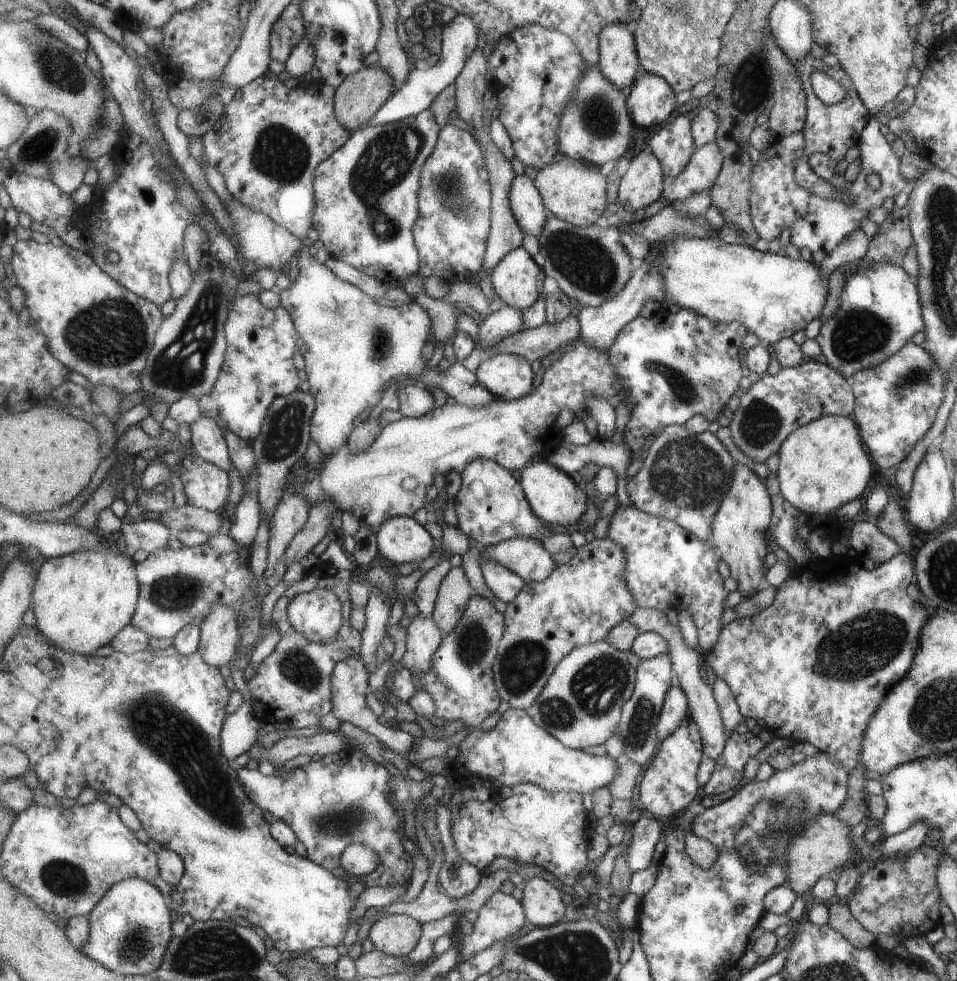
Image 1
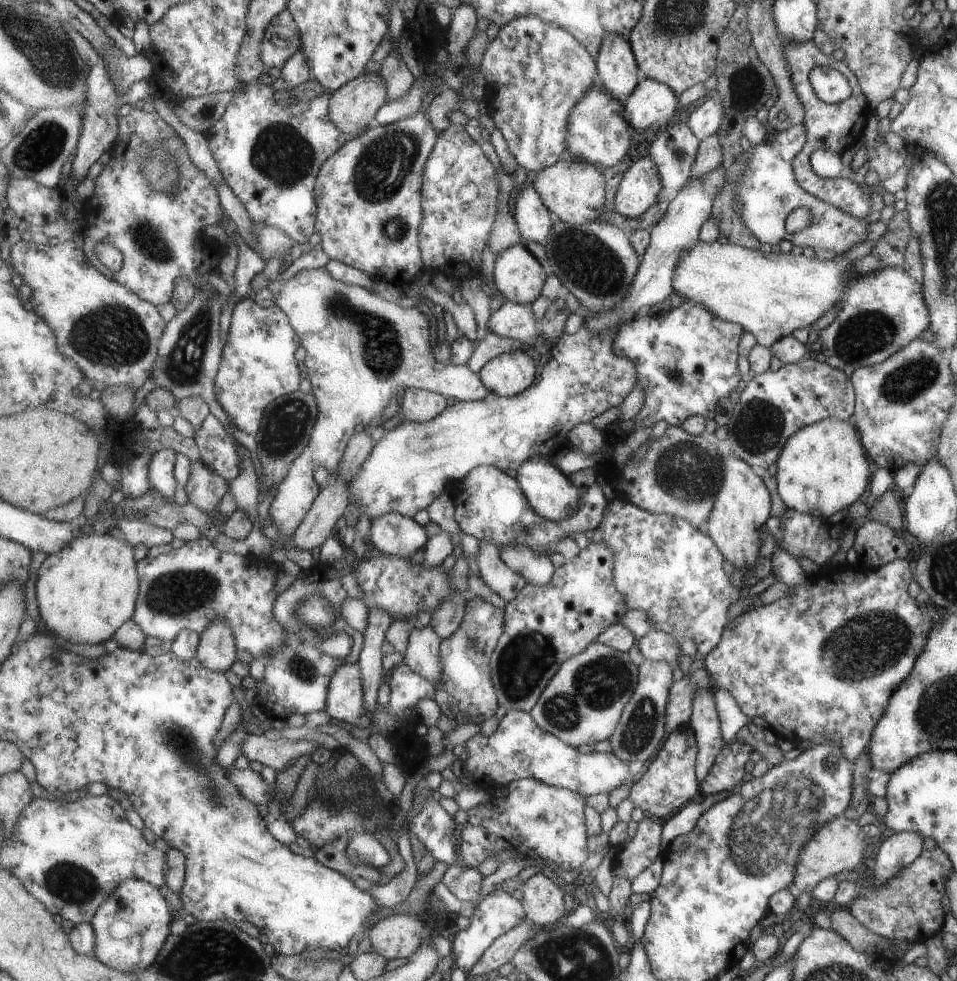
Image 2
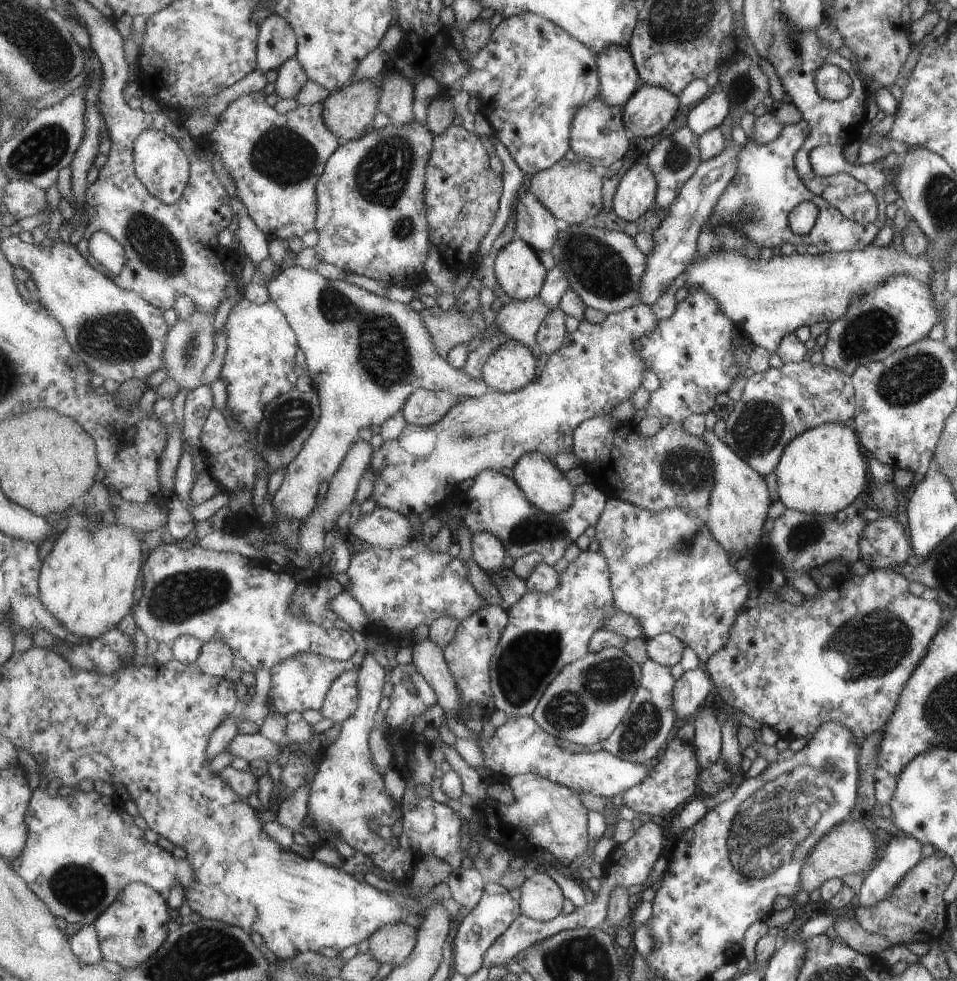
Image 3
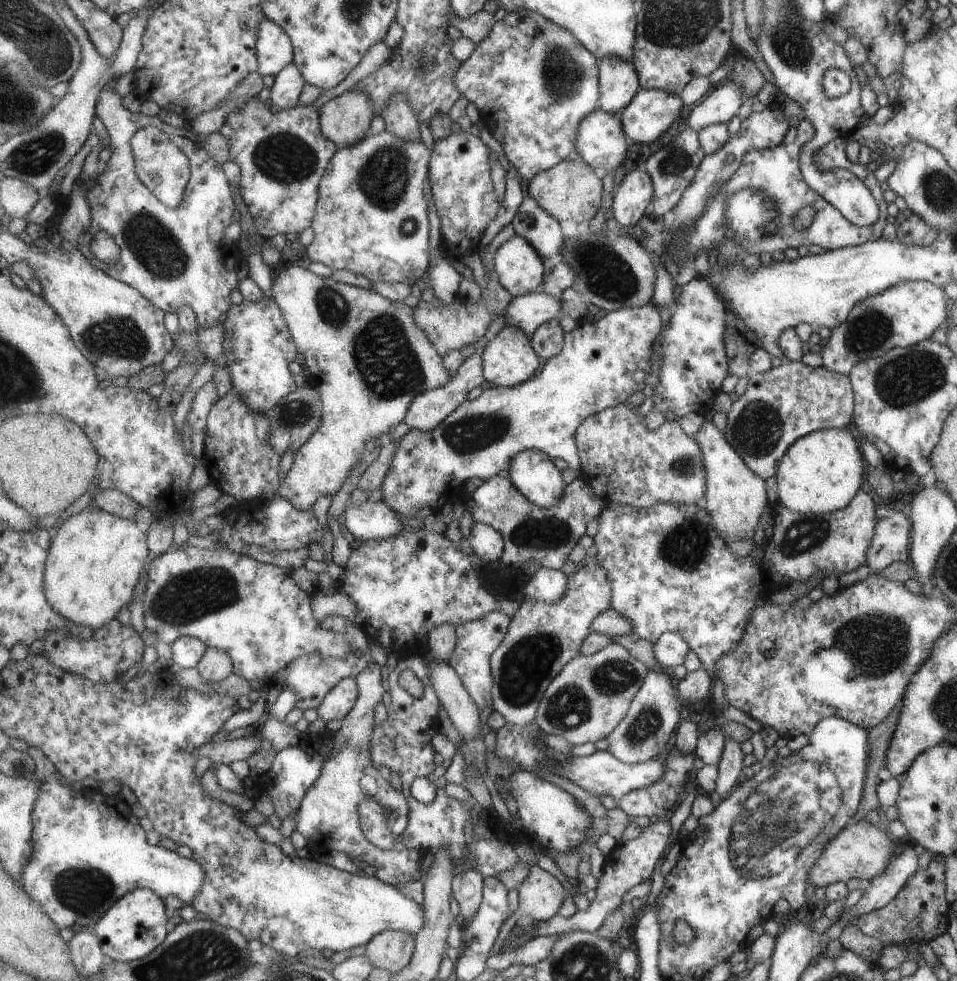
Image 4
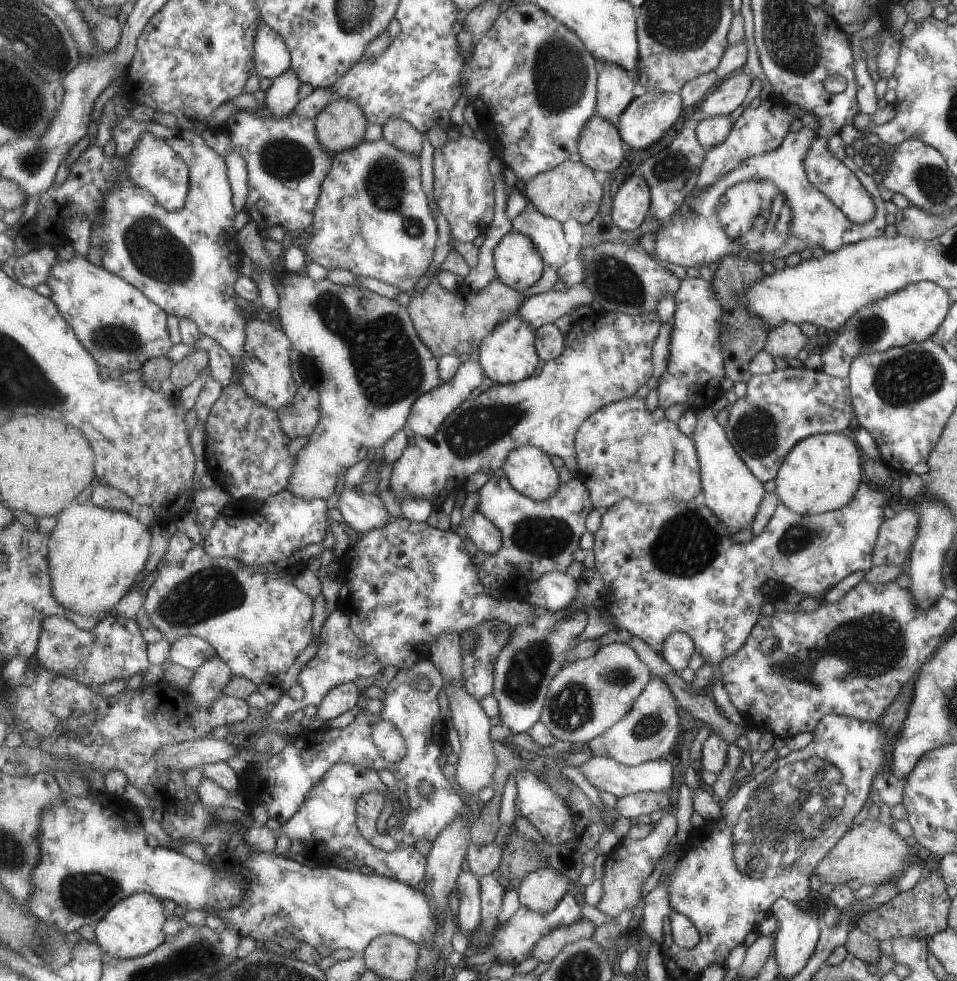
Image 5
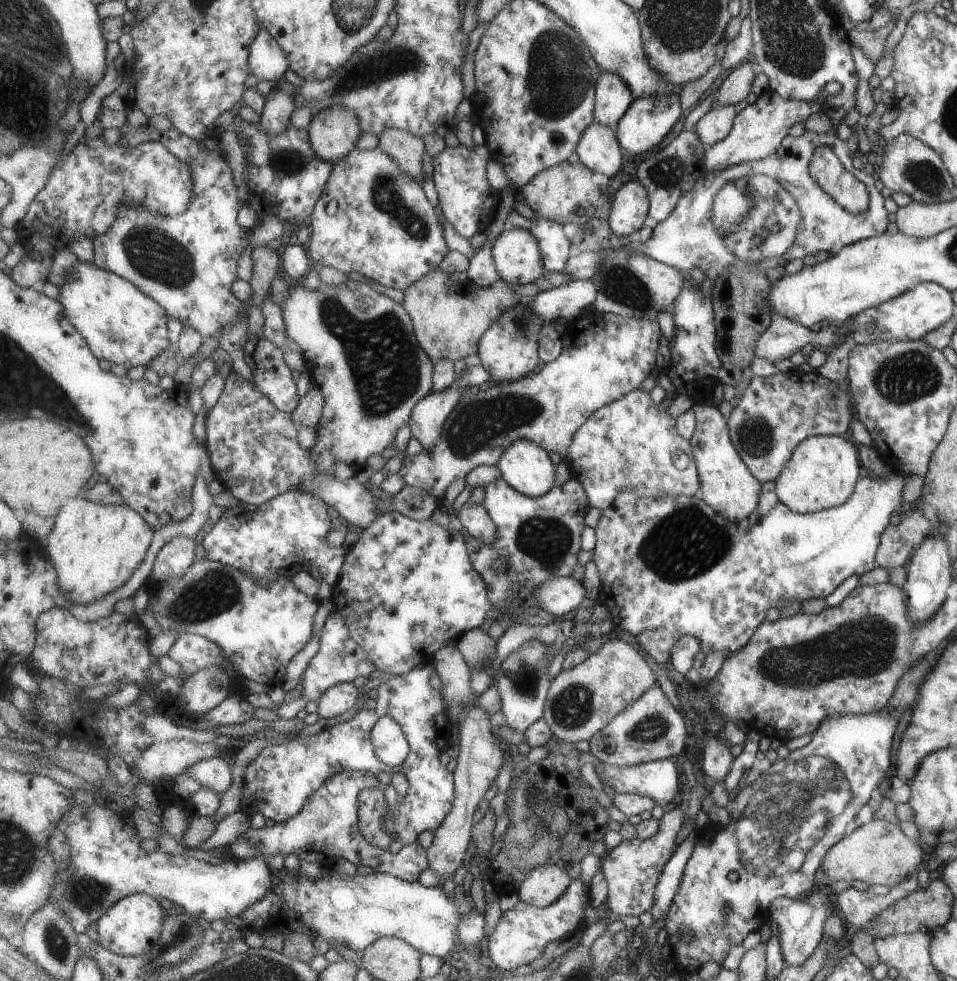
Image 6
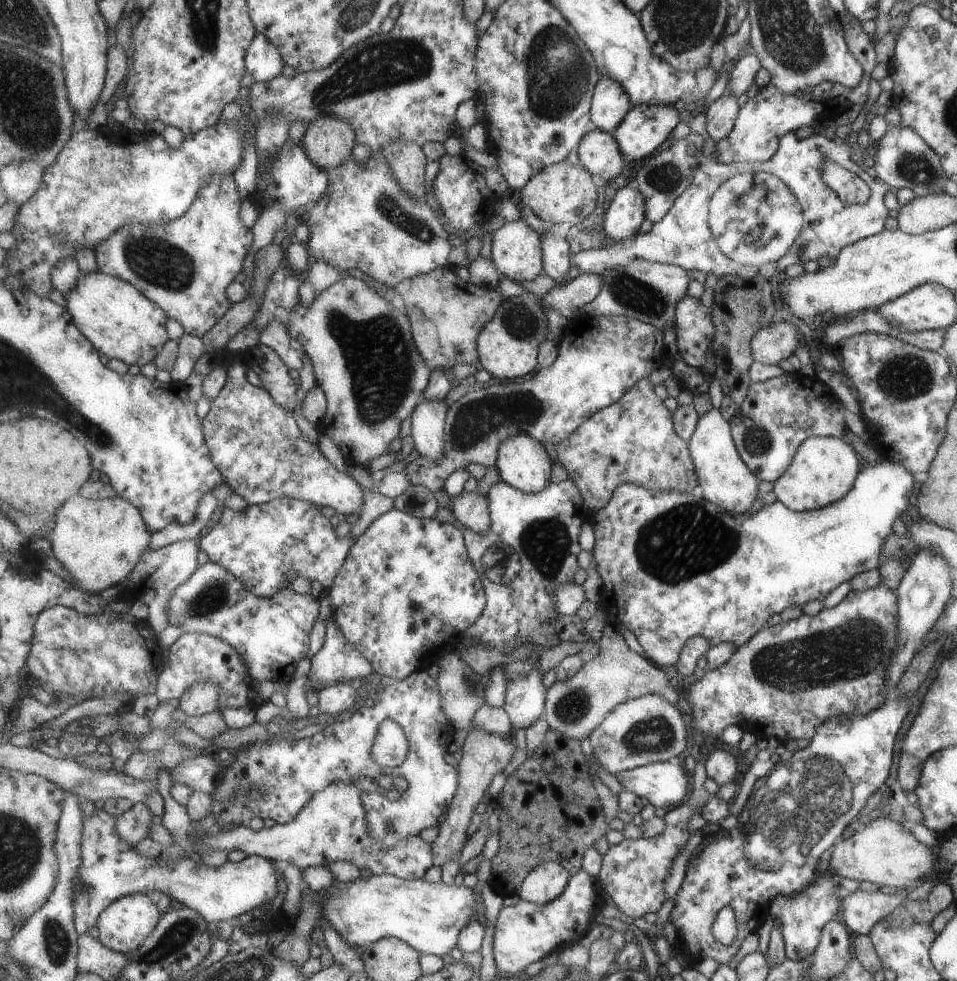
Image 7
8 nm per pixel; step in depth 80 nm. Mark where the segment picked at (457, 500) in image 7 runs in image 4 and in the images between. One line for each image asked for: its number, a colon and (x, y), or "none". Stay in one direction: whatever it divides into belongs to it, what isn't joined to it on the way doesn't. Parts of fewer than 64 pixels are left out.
4: (487, 542)
5: (486, 536)
6: (476, 520)

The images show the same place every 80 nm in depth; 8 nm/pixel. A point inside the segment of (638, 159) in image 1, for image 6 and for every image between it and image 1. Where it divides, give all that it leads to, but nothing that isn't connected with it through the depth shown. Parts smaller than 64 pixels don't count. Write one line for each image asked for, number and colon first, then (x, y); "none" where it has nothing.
2: (641, 187)
3: (638, 189)
4: (633, 200)
5: (632, 203)
6: (631, 203)

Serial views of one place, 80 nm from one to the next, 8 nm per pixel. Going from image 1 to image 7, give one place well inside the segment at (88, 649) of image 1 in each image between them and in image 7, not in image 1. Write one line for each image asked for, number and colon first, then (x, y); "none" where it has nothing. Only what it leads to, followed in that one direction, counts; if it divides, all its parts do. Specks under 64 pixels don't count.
2: (85, 593)
3: (88, 580)
4: (96, 558)
5: (96, 554)
6: (96, 548)
7: (100, 542)

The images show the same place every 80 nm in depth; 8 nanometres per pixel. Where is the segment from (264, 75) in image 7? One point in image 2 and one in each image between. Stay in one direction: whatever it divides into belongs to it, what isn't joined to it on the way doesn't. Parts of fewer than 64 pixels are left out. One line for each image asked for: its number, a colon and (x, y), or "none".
2: (282, 39)
3: (277, 42)
4: (275, 47)
5: (273, 57)
6: (269, 61)

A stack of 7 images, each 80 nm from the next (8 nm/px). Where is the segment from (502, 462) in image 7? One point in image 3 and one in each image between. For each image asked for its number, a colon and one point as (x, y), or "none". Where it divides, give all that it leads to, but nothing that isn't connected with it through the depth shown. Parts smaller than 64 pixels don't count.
3: (546, 486)
4: (535, 473)
5: (531, 470)
6: (525, 465)

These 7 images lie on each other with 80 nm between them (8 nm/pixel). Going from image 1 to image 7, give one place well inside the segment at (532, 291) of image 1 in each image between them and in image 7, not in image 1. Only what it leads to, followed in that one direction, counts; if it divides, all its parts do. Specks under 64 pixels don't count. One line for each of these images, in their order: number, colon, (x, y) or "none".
2: (519, 276)
3: (518, 270)
4: (519, 264)
5: (519, 263)
6: (517, 254)
7: (518, 250)

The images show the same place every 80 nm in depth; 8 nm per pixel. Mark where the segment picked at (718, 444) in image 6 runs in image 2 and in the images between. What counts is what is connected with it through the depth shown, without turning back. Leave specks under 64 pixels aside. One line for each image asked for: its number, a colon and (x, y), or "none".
2: (741, 505)
3: (739, 499)
4: (735, 500)
5: (732, 492)

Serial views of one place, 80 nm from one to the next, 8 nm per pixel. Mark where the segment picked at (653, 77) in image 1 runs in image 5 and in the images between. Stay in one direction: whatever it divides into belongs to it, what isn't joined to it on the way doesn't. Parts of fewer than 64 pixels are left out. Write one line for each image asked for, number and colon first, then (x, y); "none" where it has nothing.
2: (652, 104)
3: (649, 110)
4: (651, 112)
5: (650, 117)

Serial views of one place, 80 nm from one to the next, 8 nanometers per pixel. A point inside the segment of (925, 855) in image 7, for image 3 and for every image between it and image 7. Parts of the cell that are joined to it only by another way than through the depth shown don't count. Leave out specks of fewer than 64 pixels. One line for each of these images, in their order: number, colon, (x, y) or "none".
3: (847, 848)
4: (860, 851)
5: (872, 853)
6: (876, 852)

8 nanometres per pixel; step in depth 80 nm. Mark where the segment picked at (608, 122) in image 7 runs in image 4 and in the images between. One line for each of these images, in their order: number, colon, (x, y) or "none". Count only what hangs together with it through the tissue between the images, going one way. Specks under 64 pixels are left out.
4: (619, 79)
5: (617, 88)
6: (614, 96)

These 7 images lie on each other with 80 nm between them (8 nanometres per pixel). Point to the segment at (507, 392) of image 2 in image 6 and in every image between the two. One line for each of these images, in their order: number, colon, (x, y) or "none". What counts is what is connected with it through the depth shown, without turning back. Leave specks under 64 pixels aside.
3: (513, 365)
4: (510, 359)
5: (509, 355)
6: (509, 351)

